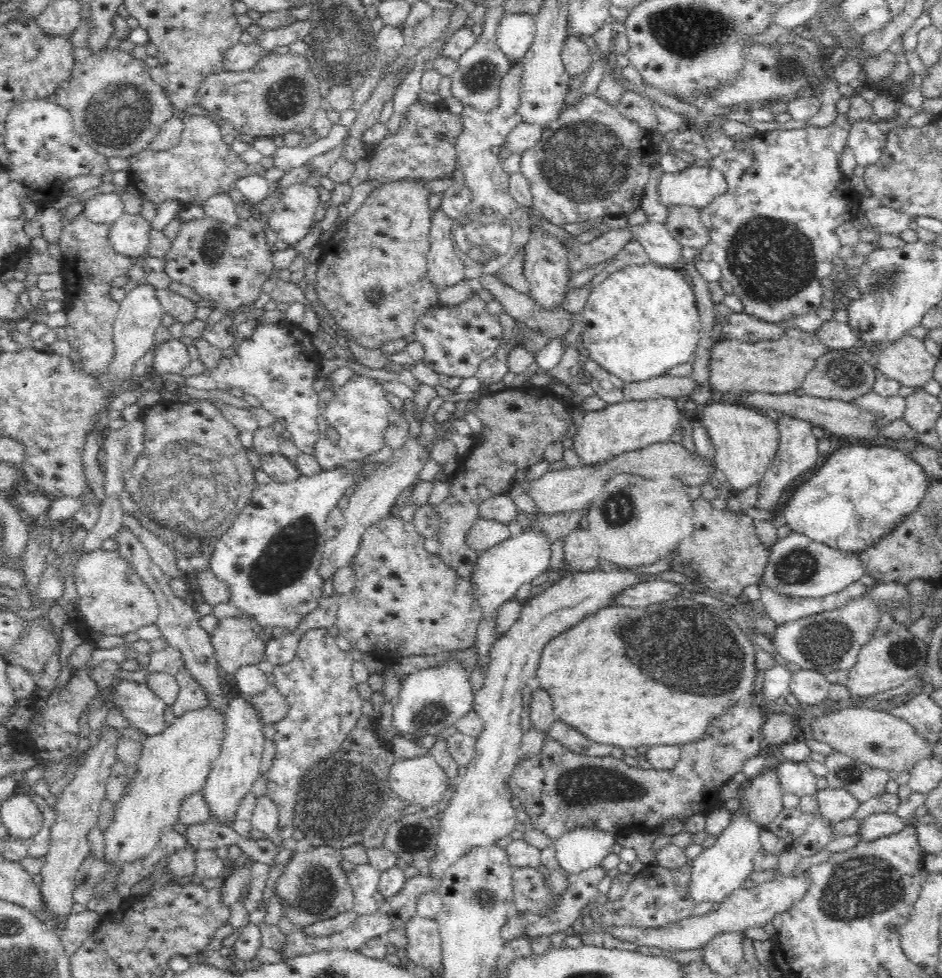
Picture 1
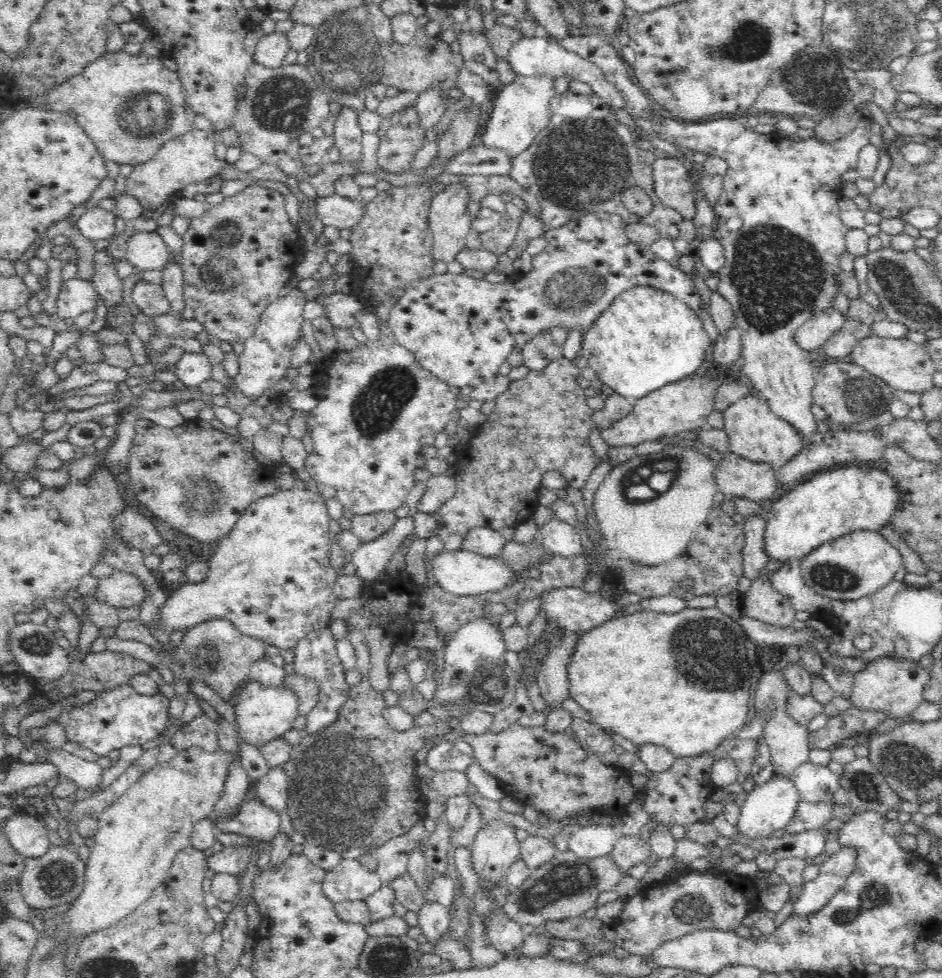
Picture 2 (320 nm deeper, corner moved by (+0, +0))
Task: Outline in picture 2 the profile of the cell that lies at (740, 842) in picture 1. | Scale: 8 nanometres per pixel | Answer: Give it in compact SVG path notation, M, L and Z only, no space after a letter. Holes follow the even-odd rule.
M772 777L762 785L755 785L754 790L748 793L746 801L739 806L738 820L735 821L735 834L742 834L750 840L767 840L768 836L790 824L796 805L799 804L797 789L792 785L791 779Z

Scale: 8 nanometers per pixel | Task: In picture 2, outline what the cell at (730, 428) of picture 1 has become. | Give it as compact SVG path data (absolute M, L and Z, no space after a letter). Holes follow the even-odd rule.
M753 395L740 397L722 411L722 414L724 416L722 430L726 433L728 450L746 460L762 463L763 466L776 471L802 450L798 433L784 419L778 418L766 406L766 401L762 397Z

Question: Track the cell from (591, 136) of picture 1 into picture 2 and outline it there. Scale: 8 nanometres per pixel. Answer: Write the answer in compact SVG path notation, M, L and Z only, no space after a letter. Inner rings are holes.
M570 92L559 94L551 101L550 122L543 128L532 141L532 144L522 153L514 157L514 166L510 178L520 186L534 194L541 205L541 221L546 231L560 228L570 219L577 219L582 215L605 212L623 218L627 225L643 224L656 229L664 238L678 238L678 224L682 222L682 215L674 209L667 207L656 194L654 181L654 166L656 156L652 149L644 150L637 143L640 135L632 132L622 120L615 118L615 112L608 107L602 99L588 94ZM640 186L653 201L653 209L644 218L630 214L622 203L622 193L626 188Z

